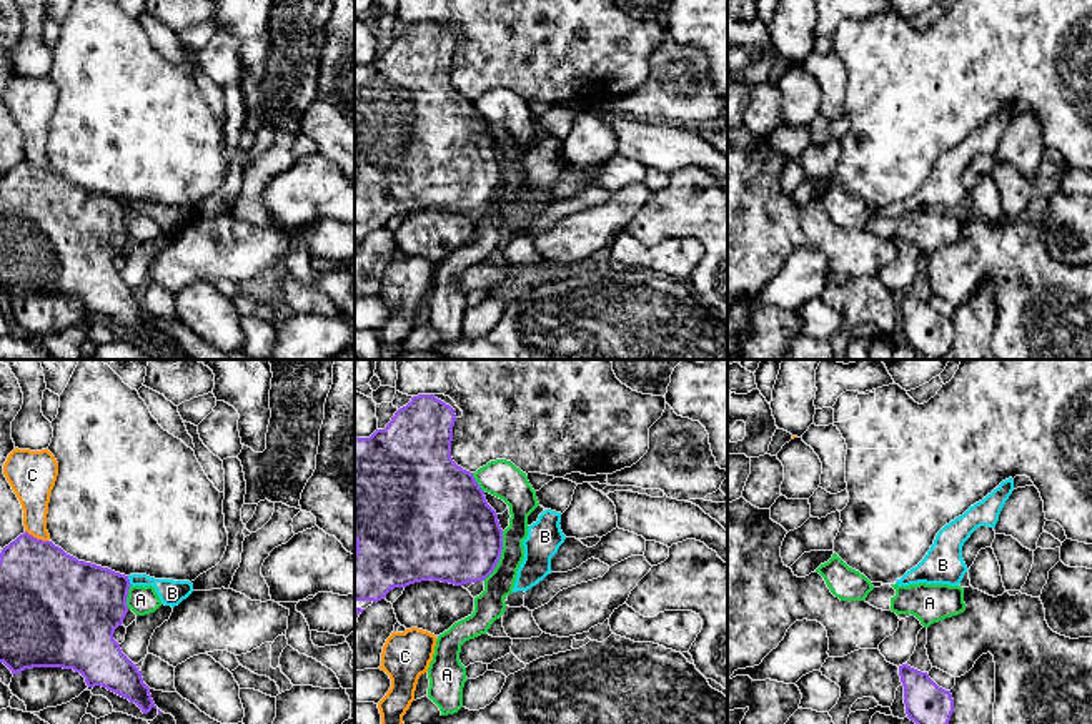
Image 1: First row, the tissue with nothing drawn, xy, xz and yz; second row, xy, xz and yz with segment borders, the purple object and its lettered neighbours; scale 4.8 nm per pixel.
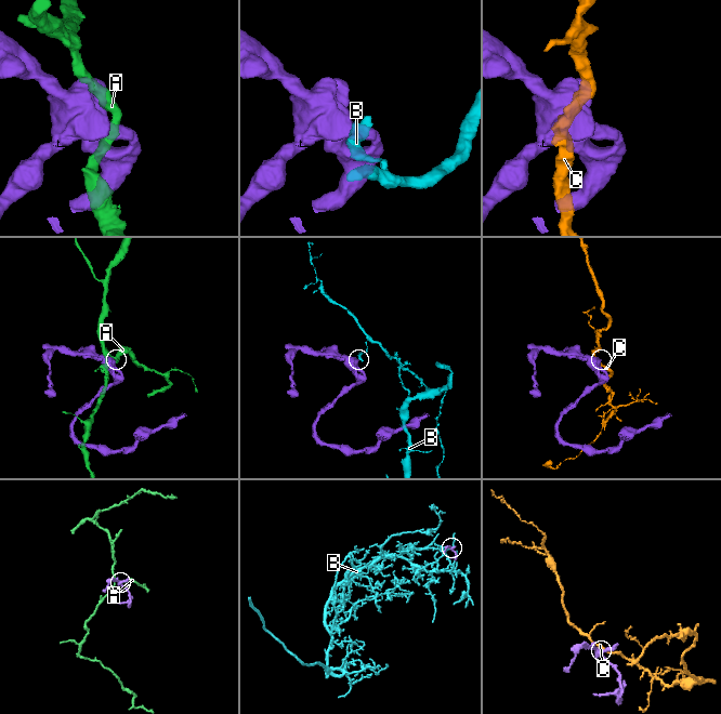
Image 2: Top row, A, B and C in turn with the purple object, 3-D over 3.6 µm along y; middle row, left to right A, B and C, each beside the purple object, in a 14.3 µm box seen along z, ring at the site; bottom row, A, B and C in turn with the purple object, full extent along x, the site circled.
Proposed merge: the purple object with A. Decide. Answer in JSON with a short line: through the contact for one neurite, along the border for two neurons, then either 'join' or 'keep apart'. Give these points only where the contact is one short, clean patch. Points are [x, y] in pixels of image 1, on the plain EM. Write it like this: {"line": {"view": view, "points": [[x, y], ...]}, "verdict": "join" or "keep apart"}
{"verdict": "keep apart"}

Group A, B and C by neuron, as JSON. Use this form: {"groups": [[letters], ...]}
{"groups": [["A"], ["B"], ["C"]]}

